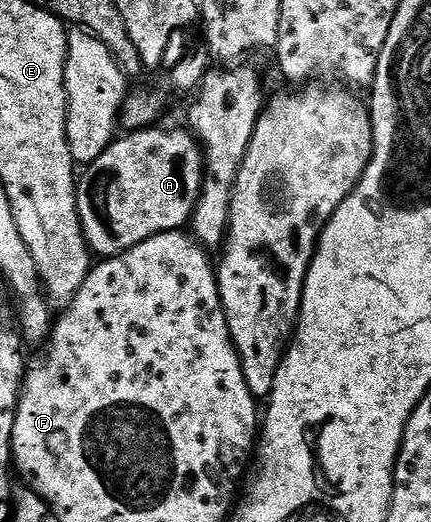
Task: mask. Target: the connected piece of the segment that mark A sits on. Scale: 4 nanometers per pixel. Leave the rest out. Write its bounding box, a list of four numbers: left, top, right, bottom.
[77,129,205,257]

